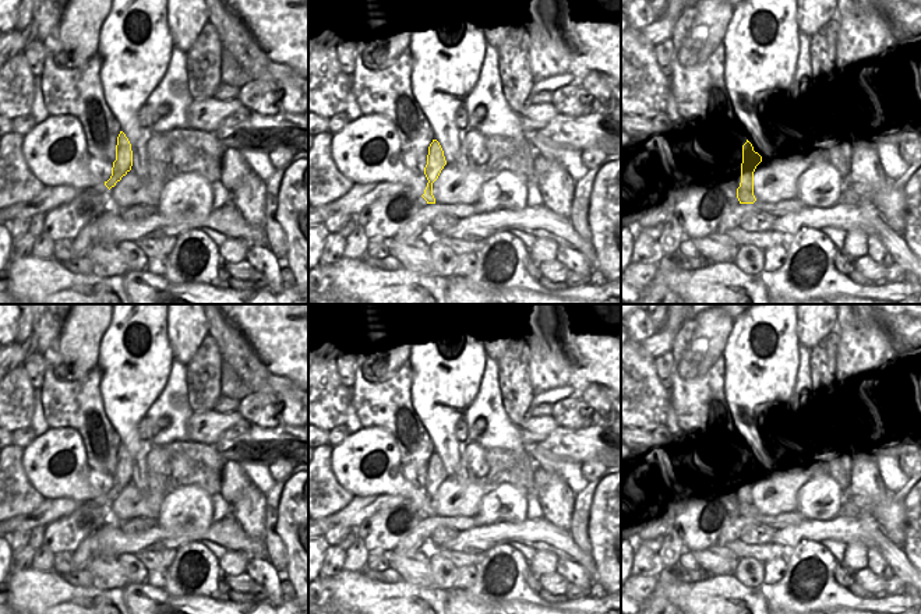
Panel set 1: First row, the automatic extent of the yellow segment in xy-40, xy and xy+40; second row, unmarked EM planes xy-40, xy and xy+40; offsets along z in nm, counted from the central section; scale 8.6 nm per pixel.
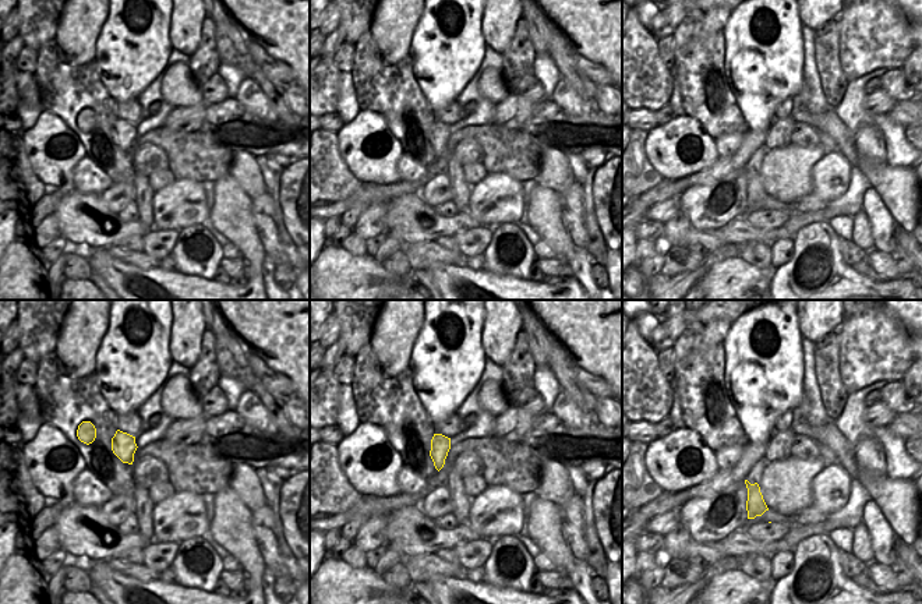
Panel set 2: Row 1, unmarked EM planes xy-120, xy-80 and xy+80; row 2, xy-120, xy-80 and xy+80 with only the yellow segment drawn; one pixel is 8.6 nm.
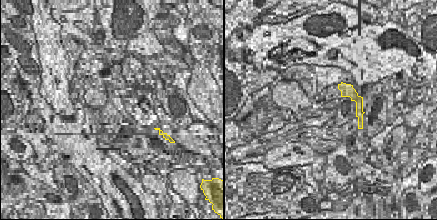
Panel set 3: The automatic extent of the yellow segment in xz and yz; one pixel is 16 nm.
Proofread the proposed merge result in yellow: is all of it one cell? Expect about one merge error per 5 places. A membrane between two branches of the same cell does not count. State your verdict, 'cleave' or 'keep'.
keep

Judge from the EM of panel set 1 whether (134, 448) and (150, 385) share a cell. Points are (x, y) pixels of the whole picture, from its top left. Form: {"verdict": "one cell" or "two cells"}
{"verdict": "one cell"}

